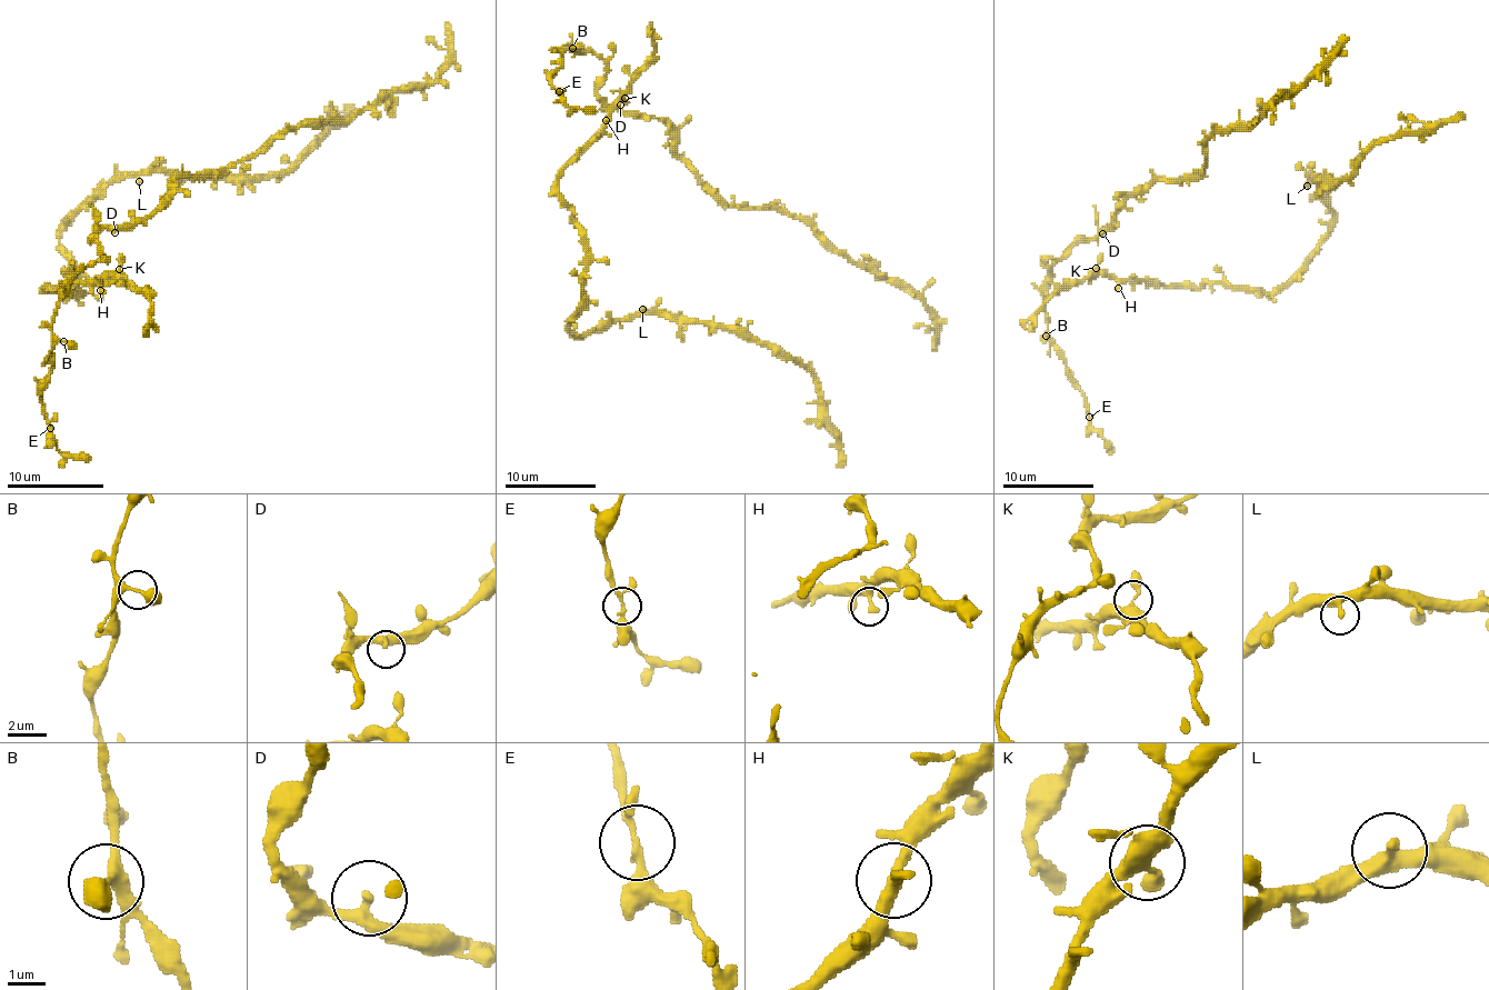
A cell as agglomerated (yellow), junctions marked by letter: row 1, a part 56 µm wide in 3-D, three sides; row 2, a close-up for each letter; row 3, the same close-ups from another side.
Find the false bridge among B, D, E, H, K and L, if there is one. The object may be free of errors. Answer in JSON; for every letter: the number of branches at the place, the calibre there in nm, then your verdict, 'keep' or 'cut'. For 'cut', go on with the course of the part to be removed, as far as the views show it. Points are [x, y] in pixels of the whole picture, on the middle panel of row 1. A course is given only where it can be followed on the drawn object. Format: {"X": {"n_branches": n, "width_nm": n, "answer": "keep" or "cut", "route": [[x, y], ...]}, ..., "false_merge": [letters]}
{"B": {"n_branches": 3, "width_nm": 260, "answer": "keep"}, "D": {"n_branches": 2, "width_nm": 200, "answer": "keep"}, "E": {"n_branches": 3, "width_nm": 190, "answer": "keep"}, "H": {"n_branches": 2, "width_nm": 280, "answer": "keep"}, "K": {"n_branches": 3, "width_nm": 320, "answer": "keep"}, "L": {"n_branches": 2, "width_nm": 280, "answer": "keep"}, "false_merge": []}

